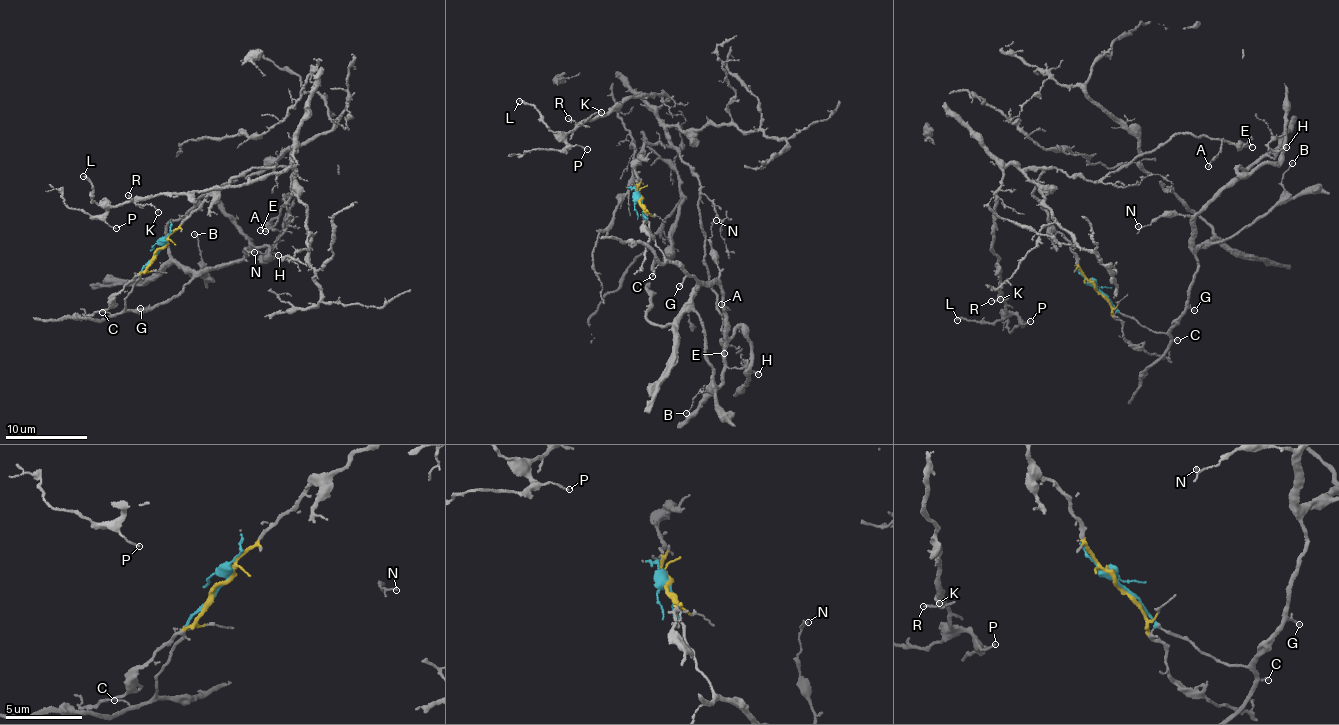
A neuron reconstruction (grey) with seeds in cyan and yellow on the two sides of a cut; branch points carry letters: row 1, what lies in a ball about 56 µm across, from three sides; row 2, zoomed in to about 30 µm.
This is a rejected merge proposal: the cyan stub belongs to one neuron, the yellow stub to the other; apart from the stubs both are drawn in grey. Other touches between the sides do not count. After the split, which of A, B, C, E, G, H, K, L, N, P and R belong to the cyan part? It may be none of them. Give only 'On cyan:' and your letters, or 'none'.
On cyan: B, C, G, H, N

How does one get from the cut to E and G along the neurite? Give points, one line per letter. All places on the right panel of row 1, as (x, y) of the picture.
E: (1095, 289), (1079, 272), (1069, 242), (1050, 230), (1033, 193), (1046, 169), (1098, 183), (1179, 132), (1252, 148)
G: (1095, 289), (1109, 297), (1119, 312), (1158, 332), (1167, 331), (1177, 324), (1181, 313), (1189, 308), (1193, 310)

